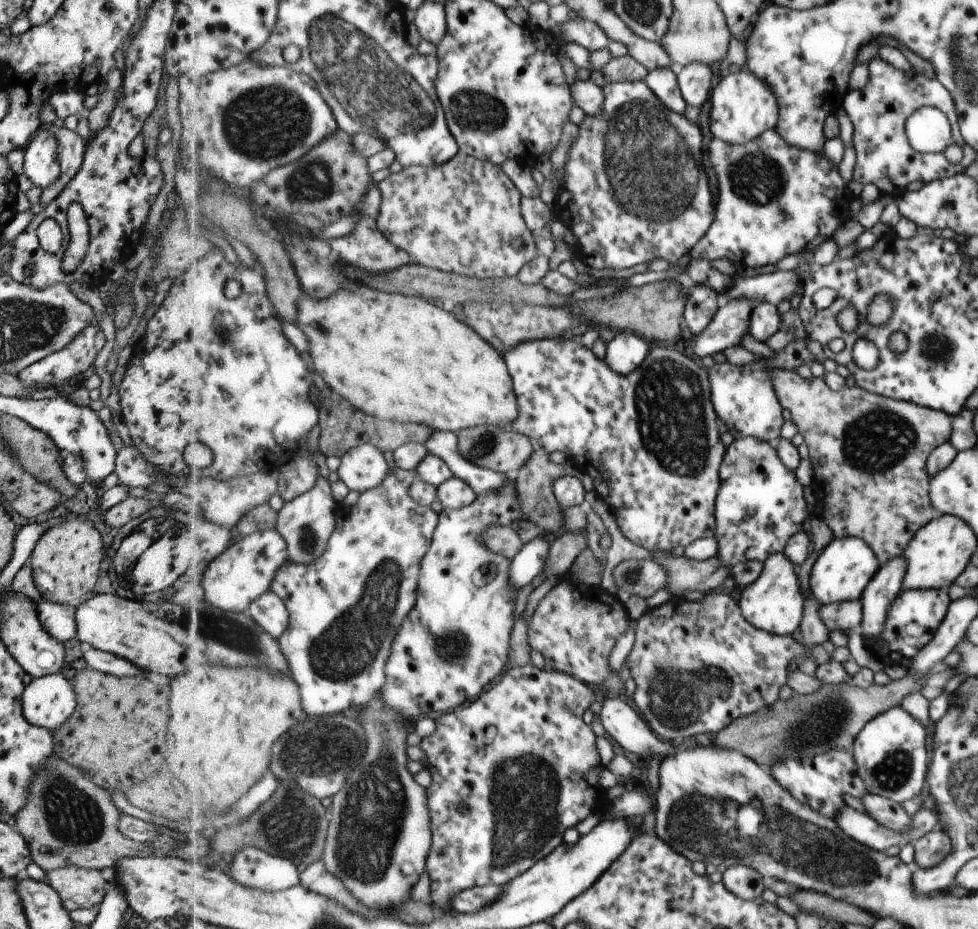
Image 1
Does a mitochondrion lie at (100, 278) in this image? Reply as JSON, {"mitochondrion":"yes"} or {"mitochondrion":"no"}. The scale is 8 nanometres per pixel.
{"mitochondrion":"no"}

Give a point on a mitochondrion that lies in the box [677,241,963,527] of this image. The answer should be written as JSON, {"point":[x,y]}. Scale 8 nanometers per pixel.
{"point":[875,441]}

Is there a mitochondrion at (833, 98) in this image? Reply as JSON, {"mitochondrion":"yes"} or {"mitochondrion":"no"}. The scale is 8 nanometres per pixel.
{"mitochondrion":"no"}

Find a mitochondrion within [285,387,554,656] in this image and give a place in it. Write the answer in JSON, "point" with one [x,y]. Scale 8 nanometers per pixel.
{"point":[485,445]}

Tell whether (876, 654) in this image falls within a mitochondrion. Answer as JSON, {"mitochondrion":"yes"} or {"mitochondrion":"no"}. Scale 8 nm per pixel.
{"mitochondrion":"no"}

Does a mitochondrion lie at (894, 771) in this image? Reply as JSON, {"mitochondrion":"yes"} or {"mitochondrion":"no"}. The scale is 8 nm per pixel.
{"mitochondrion":"yes"}

